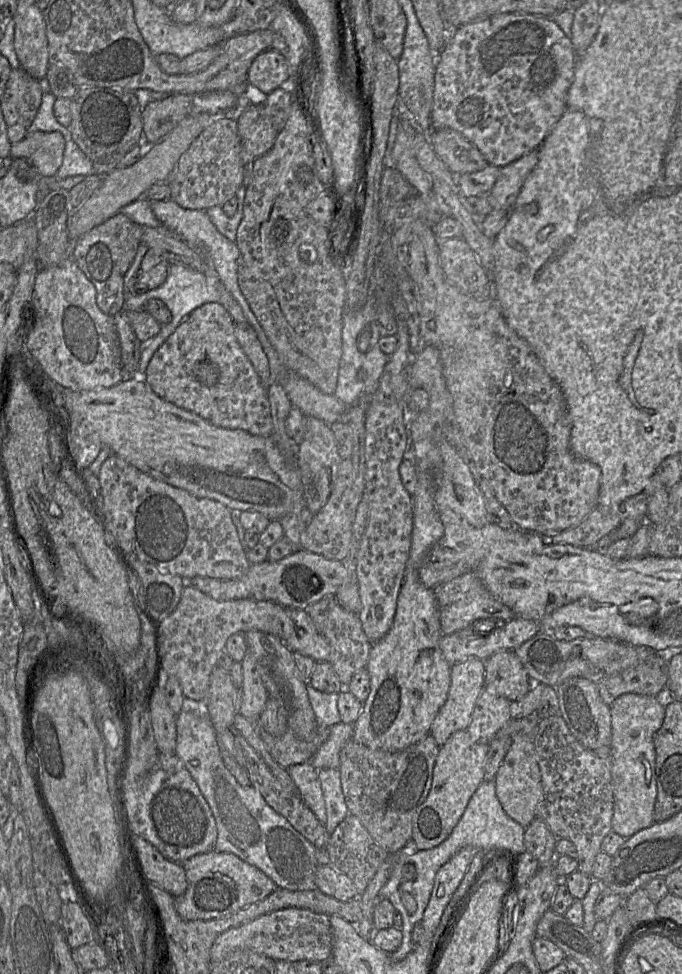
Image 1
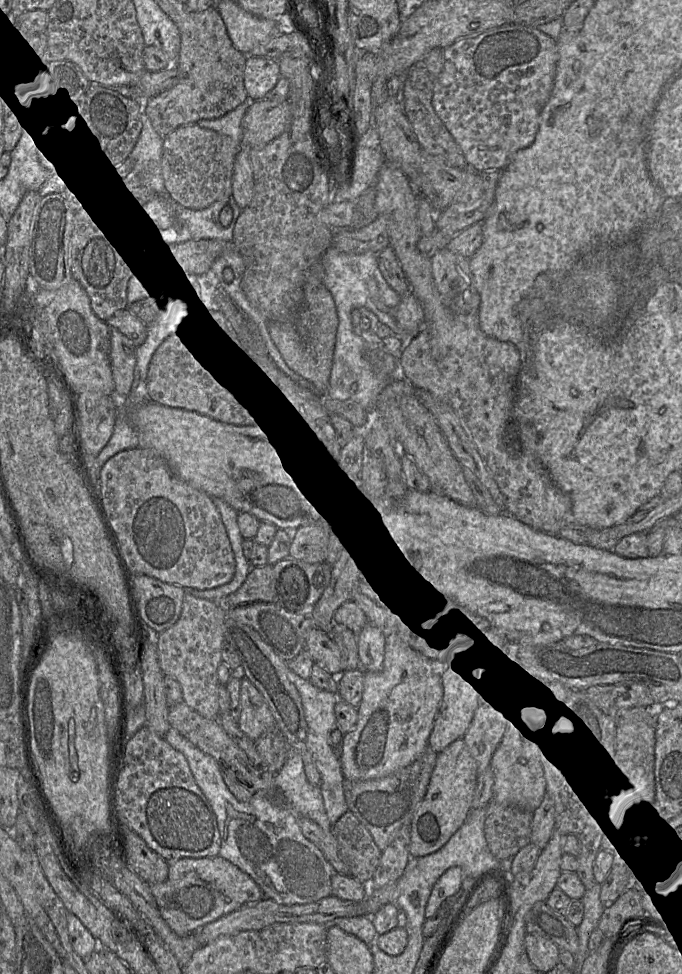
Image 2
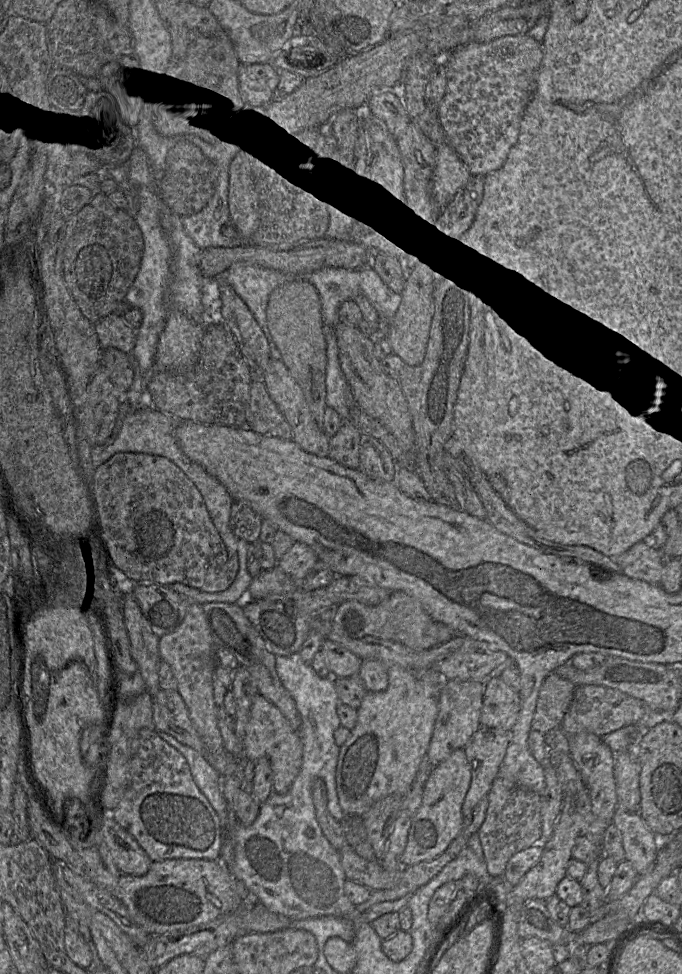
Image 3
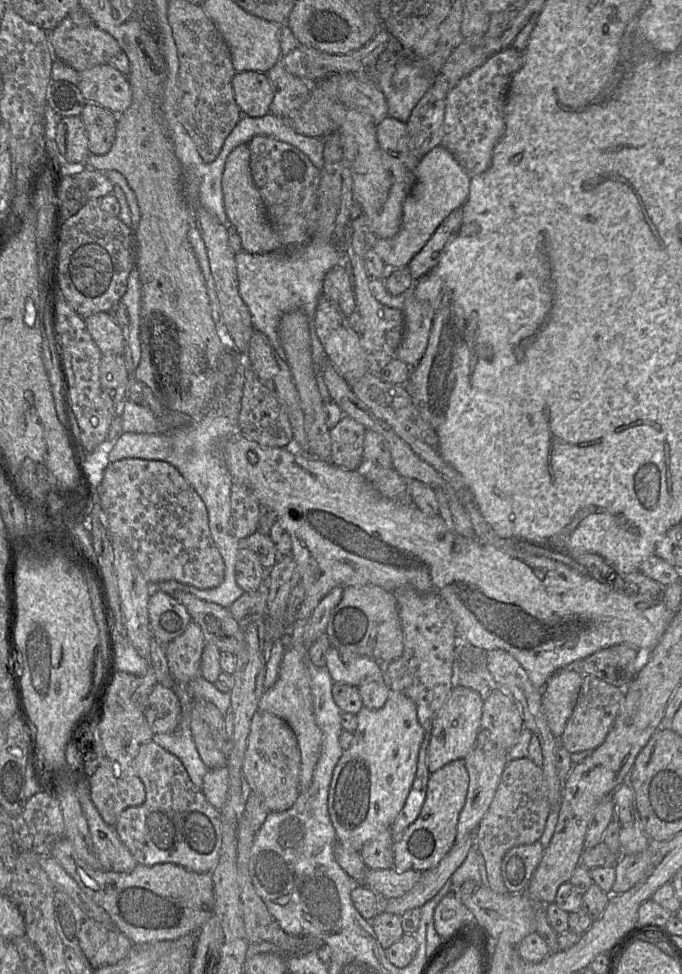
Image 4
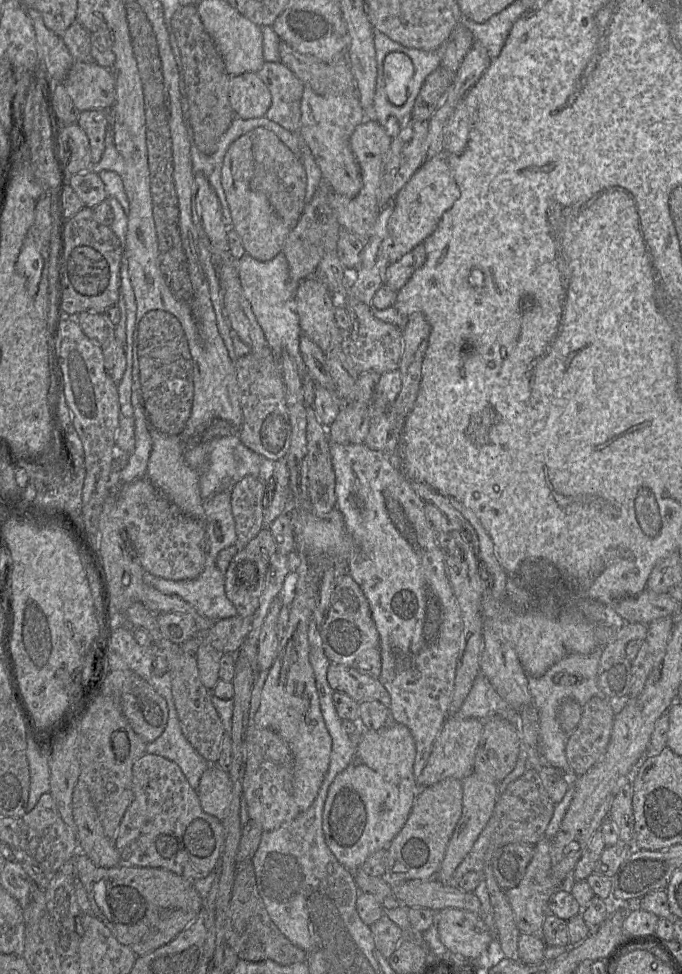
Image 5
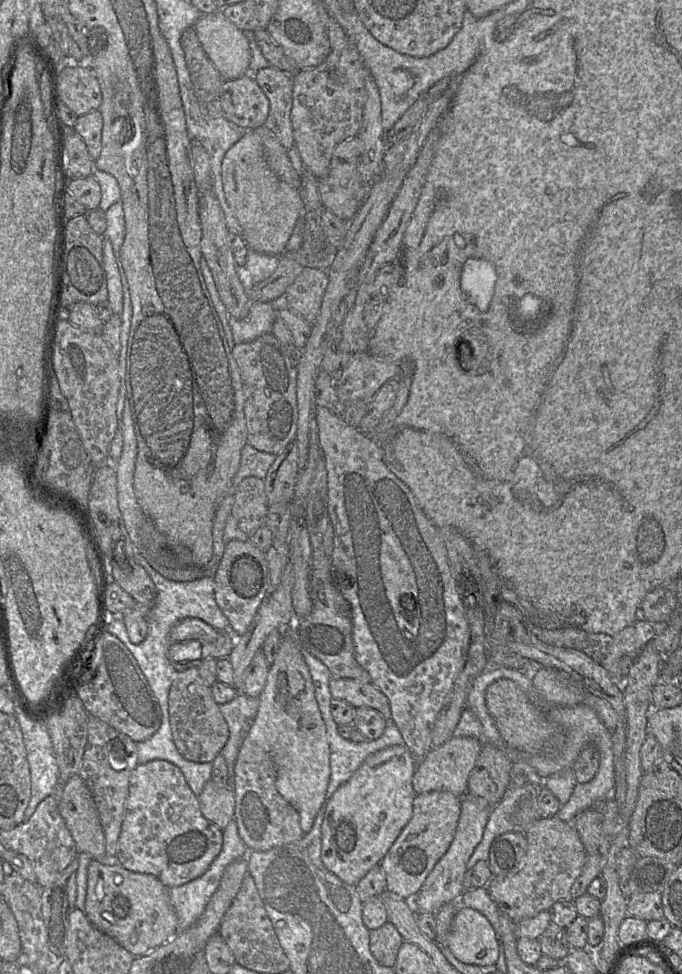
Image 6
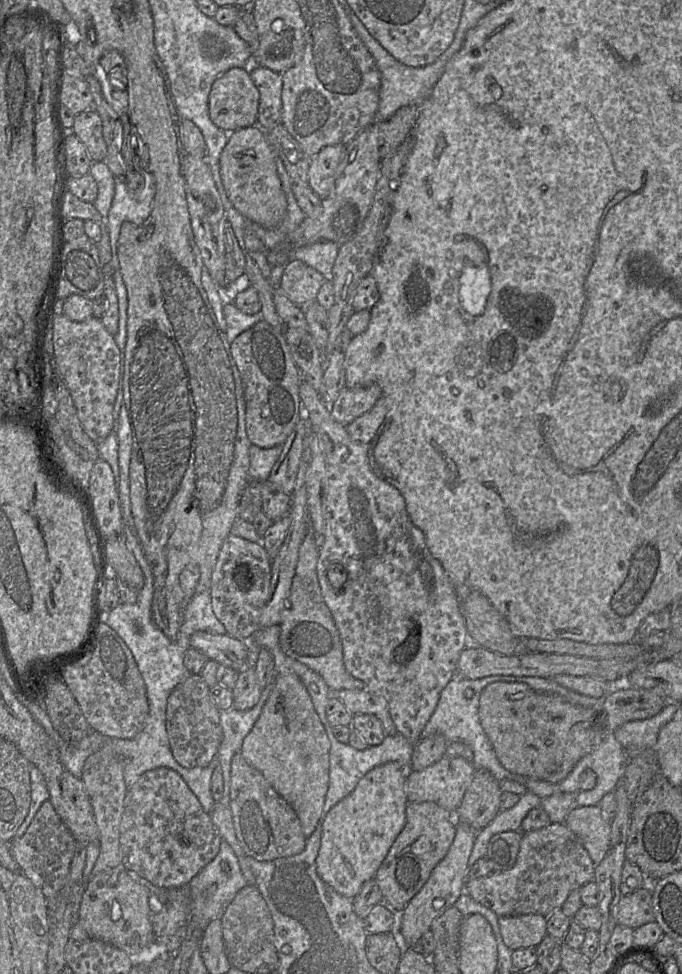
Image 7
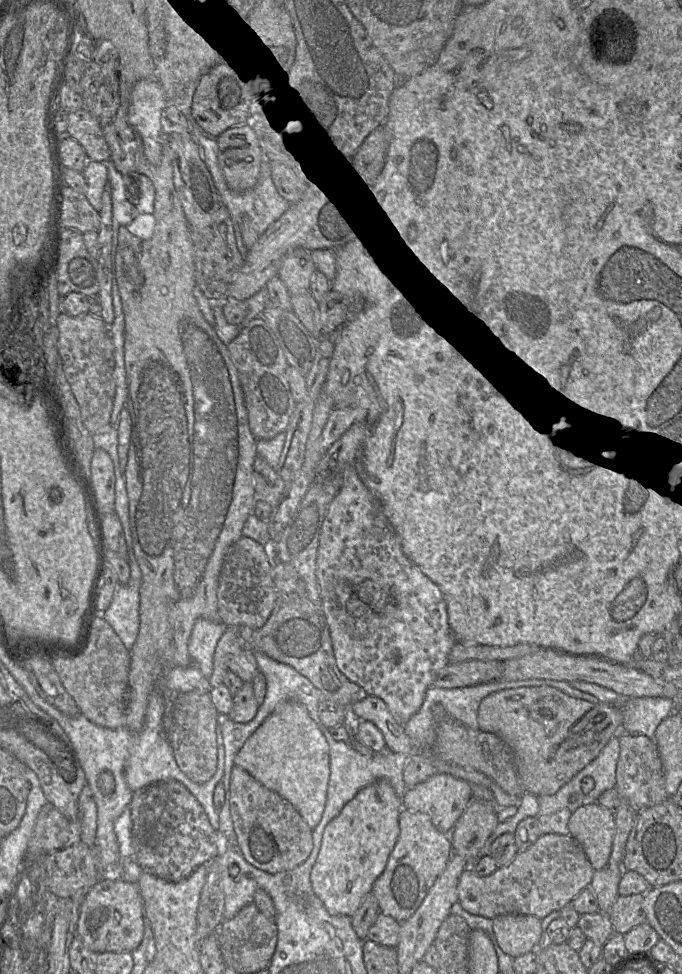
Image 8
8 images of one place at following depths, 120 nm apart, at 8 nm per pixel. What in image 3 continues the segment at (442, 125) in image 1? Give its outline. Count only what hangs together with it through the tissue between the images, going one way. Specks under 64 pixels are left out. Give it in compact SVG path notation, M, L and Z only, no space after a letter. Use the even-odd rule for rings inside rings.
M528 34L503 36L484 43L470 41L441 58L446 65L447 84L438 105L438 118L446 141L472 176L485 176L505 163L510 149L517 142L523 114L535 92L542 58L541 42Z

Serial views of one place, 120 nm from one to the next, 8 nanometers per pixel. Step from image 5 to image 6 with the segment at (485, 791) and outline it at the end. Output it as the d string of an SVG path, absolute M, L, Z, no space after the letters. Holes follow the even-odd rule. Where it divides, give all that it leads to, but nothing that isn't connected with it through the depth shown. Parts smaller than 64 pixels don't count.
M465 793L454 839L443 857L435 864L418 894L411 900L416 914L436 913L443 905L459 899L464 892L463 879L467 863L480 843L492 807L482 798Z

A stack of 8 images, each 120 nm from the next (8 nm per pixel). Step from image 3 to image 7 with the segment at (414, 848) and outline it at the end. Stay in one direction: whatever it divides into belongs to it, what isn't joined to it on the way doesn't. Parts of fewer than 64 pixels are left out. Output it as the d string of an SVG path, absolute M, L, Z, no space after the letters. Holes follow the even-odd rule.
M432 801L408 803L406 823L379 867L374 879L378 884L383 902L395 913L401 913L411 899L428 881L432 870L446 856L456 835L456 817L452 812L440 807Z

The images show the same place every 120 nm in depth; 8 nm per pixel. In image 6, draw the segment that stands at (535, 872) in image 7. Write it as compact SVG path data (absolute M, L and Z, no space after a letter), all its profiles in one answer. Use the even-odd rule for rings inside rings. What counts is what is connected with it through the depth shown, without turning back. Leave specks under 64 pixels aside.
M557 815L535 821L523 833L527 839L527 852L518 870L504 877L493 877L486 886L499 911L508 915L513 921L532 918L542 911L549 911L560 900L569 900L571 888L581 874L587 856L573 824L562 821Z

